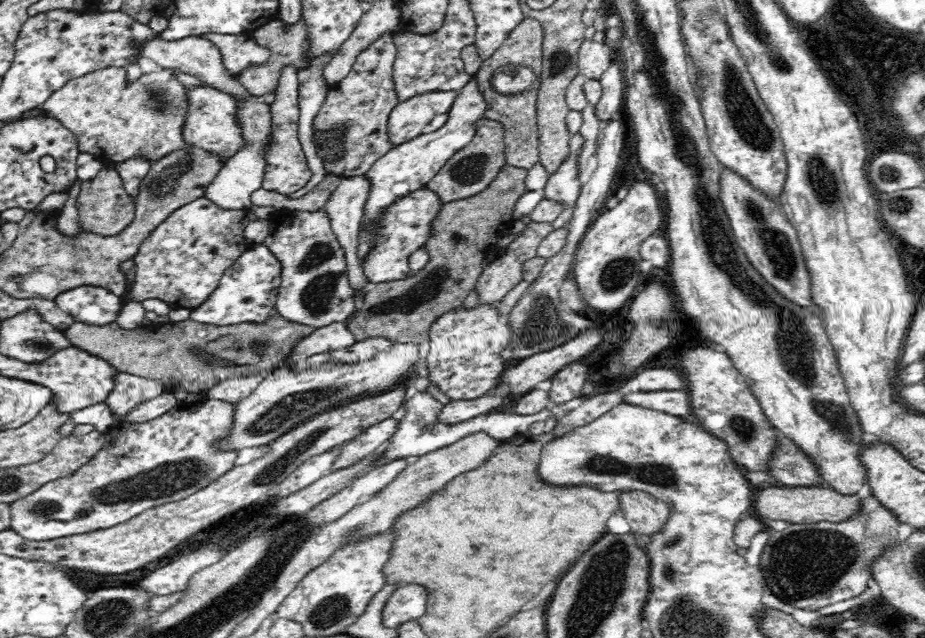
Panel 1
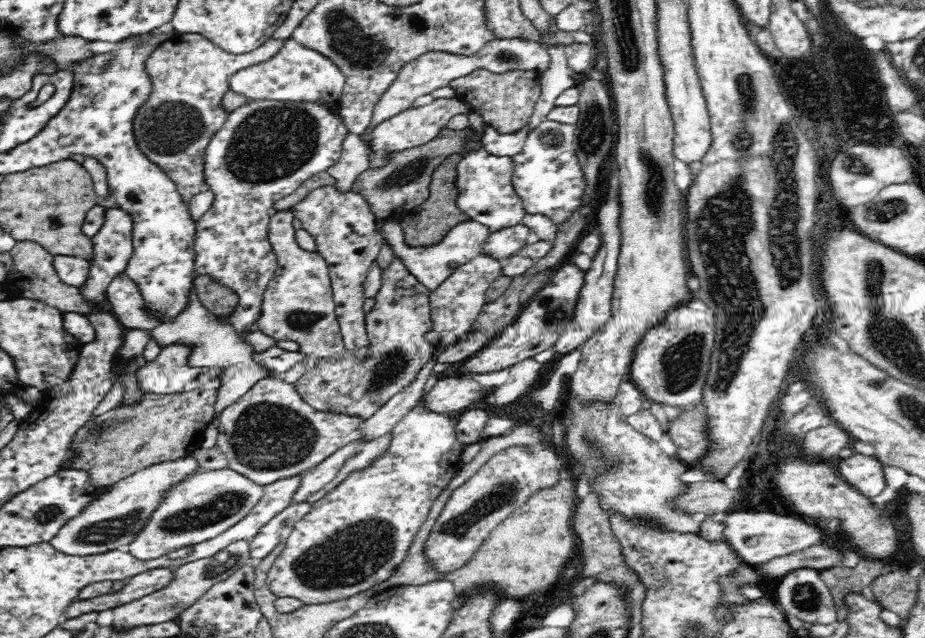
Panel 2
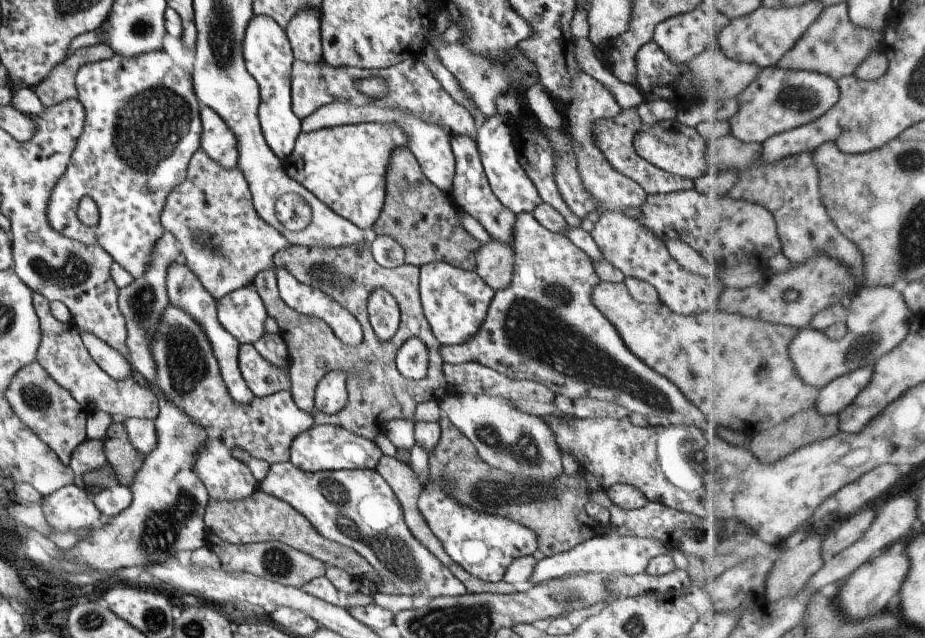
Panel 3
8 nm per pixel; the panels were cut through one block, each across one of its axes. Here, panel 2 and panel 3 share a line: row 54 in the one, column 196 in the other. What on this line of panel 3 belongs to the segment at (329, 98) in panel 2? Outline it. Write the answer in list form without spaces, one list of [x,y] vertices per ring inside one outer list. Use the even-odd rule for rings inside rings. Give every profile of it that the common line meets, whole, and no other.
[[[173,262],[173,265],[167,272],[166,282],[169,303],[174,304],[174,306],[180,308],[180,310],[186,310],[191,316],[194,316],[194,320],[198,322],[198,326],[202,328],[202,332],[208,334],[206,338],[210,338],[210,346],[212,346],[212,350],[214,350],[214,357],[218,362],[222,379],[224,380],[224,384],[226,384],[228,394],[232,396],[232,400],[238,402],[238,404],[248,404],[248,402],[252,402],[254,394],[248,389],[248,386],[246,386],[246,382],[244,382],[244,378],[242,378],[242,374],[238,368],[237,357],[240,345],[232,334],[228,334],[228,332],[220,326],[220,322],[218,322],[217,318],[217,300],[212,297],[207,288],[203,287],[200,279],[196,274],[191,272],[185,262]]]

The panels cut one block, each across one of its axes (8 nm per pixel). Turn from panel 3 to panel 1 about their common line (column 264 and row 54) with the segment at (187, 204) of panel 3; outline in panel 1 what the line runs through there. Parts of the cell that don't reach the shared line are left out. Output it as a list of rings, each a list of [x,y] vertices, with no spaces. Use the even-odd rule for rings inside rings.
[[[209,33],[205,40],[212,42],[222,53],[224,67],[237,76],[252,65],[261,65],[270,58],[270,50],[259,46],[252,37]]]

